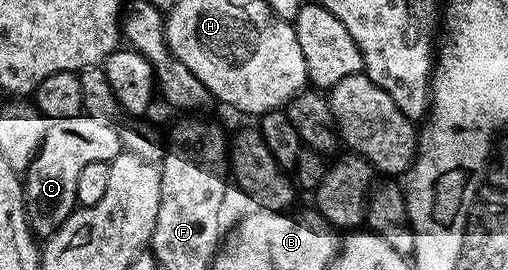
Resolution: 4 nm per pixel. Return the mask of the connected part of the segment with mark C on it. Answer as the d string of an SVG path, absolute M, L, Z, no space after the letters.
M85 112L69 118L57 118L49 125L34 160L22 174L24 207L28 213L28 227L33 234L55 234L56 229L77 209L78 172L82 172L86 164L109 163L122 152L120 130L110 123L108 118Z

